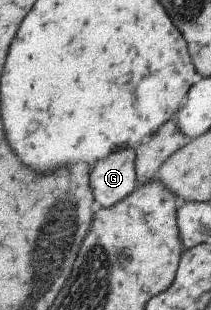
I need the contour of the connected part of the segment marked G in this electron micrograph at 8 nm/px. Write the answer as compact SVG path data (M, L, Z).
M134 146L102 158L91 174L94 198L103 208L116 206L139 186L138 150Z

